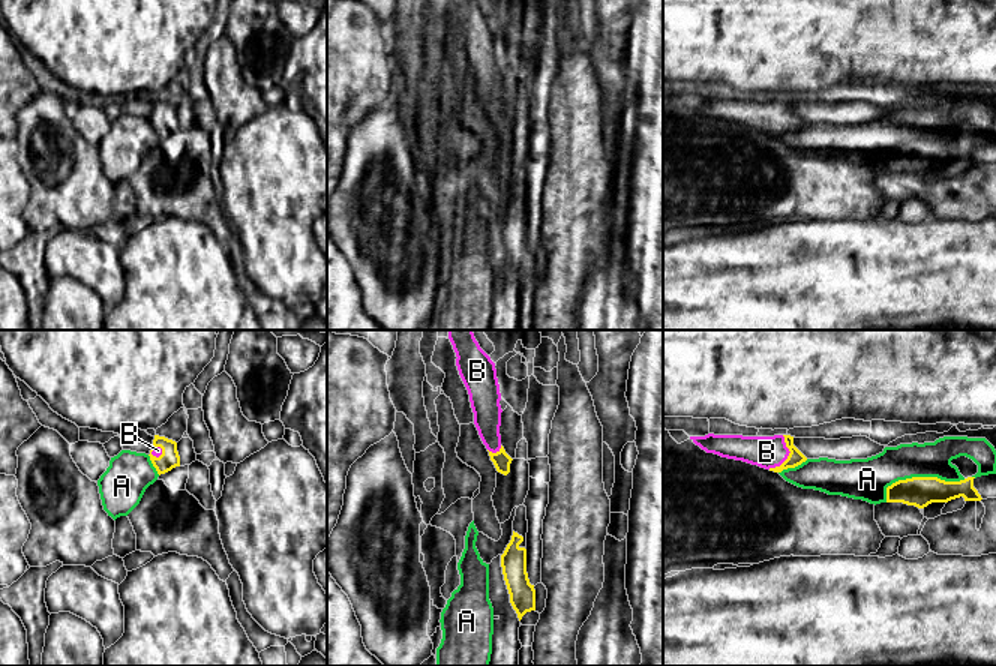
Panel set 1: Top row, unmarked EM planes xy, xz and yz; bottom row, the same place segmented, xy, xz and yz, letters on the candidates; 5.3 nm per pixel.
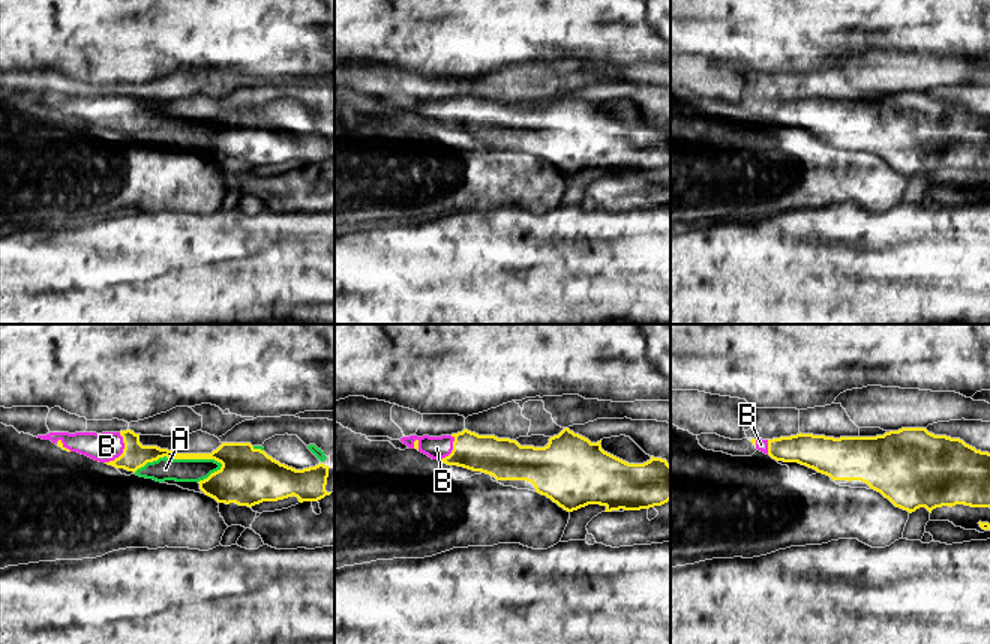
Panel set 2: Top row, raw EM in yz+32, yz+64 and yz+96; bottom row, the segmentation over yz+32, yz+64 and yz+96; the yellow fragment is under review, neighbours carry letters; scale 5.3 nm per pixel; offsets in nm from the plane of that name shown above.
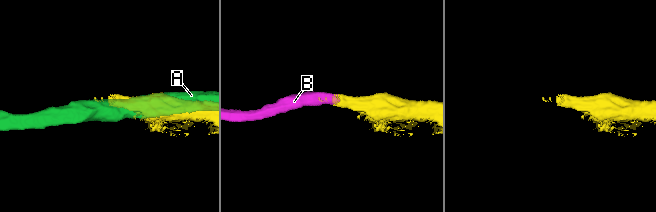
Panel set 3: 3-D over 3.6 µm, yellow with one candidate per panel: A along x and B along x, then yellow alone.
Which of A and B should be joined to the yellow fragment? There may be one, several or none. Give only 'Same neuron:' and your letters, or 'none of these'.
Same neuron: B

